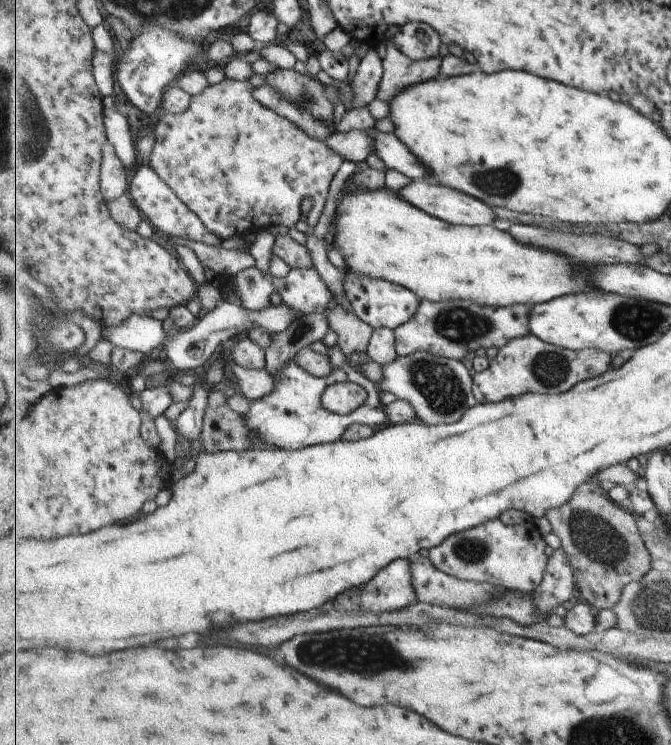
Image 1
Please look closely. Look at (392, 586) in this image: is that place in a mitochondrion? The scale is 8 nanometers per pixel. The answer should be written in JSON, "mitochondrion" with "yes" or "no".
{"mitochondrion":"yes"}

